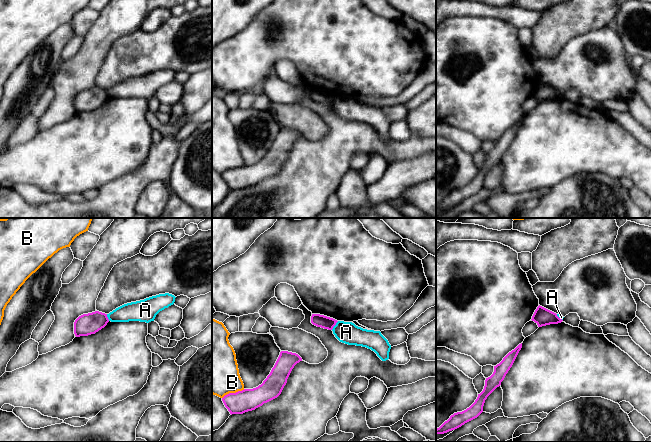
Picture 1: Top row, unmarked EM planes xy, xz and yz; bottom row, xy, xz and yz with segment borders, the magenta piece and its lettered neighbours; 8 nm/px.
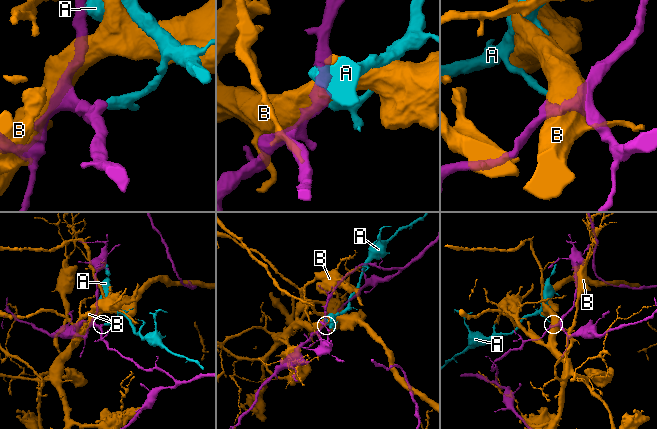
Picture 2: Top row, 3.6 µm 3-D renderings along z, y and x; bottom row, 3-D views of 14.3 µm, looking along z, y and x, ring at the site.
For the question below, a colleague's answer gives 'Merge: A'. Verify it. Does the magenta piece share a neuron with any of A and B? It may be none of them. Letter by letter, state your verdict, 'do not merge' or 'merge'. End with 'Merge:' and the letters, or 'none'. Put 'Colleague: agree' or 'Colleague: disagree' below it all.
A: do not merge
B: do not merge
Merge: none
Colleague: disagree

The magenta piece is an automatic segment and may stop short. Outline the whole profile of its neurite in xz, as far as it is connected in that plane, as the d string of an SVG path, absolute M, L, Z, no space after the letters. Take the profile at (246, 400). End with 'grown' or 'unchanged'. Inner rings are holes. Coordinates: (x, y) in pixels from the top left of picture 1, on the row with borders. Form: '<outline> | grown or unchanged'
M281 351L274 367L263 383L253 389L244 389L225 395L222 398L225 407L231 415L243 414L277 398L286 385L292 369L300 361L302 358L298 354Z | unchanged

